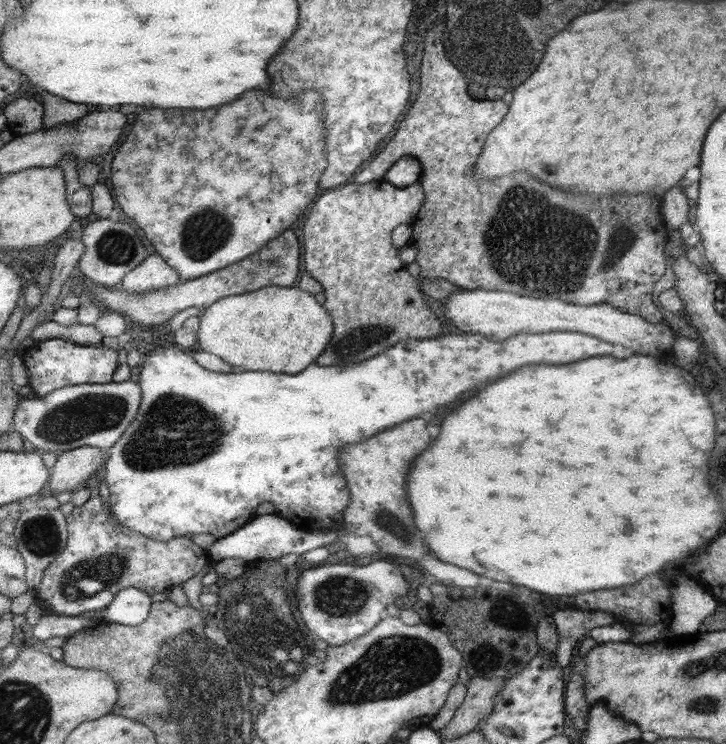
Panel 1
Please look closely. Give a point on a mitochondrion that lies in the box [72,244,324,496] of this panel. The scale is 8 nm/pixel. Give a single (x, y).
(177, 431)

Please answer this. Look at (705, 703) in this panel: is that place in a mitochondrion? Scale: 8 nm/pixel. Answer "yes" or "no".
yes

